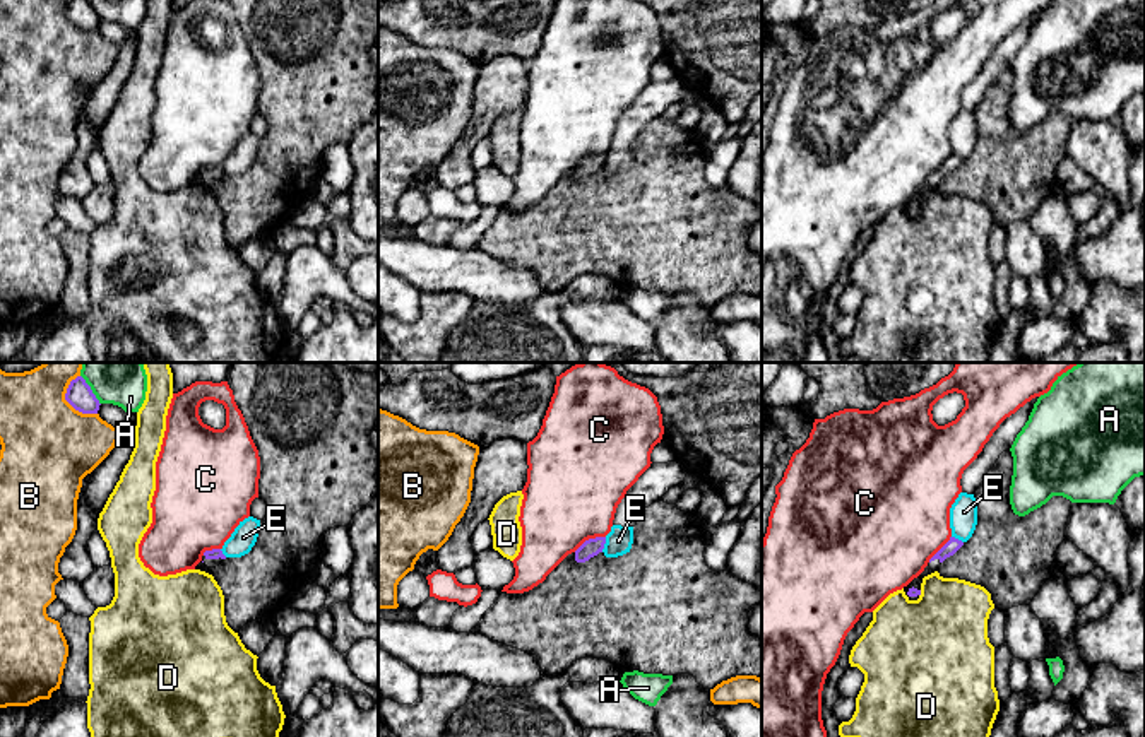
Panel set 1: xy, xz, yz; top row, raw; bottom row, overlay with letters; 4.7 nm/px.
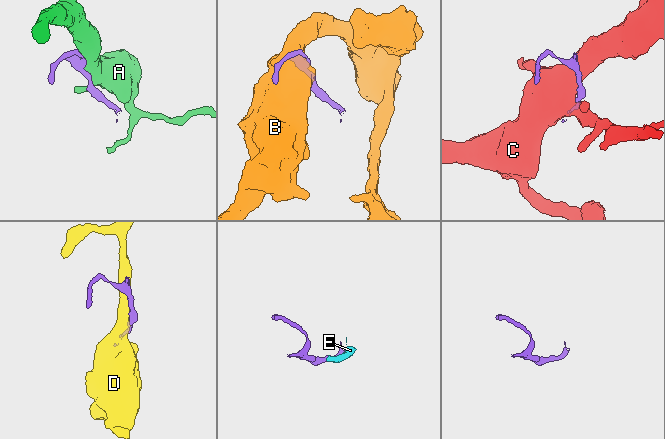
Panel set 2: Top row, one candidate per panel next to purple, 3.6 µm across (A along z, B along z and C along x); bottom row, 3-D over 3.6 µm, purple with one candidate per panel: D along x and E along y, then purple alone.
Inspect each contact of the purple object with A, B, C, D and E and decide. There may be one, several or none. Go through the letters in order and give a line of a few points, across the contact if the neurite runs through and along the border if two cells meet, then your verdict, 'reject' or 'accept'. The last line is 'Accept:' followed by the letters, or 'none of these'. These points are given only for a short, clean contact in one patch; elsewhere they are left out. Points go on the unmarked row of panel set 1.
A: reject
B: reject
C: line xz (605, 153), (586, 156), (574, 168); reject
D: reject
E: line xz (606, 154), (601, 168); reject
Accept: none of these

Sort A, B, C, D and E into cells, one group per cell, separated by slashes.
A / B / C / D / E

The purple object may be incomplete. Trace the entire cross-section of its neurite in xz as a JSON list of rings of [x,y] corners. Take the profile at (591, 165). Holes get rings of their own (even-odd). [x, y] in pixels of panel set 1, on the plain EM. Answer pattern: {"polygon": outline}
{"polygon": [[[596,154],[596,156],[589,156],[585,157],[577,168],[575,168],[575,178],[577,180],[585,180],[590,174],[597,173],[599,169],[602,169],[606,161],[606,154]]]}

